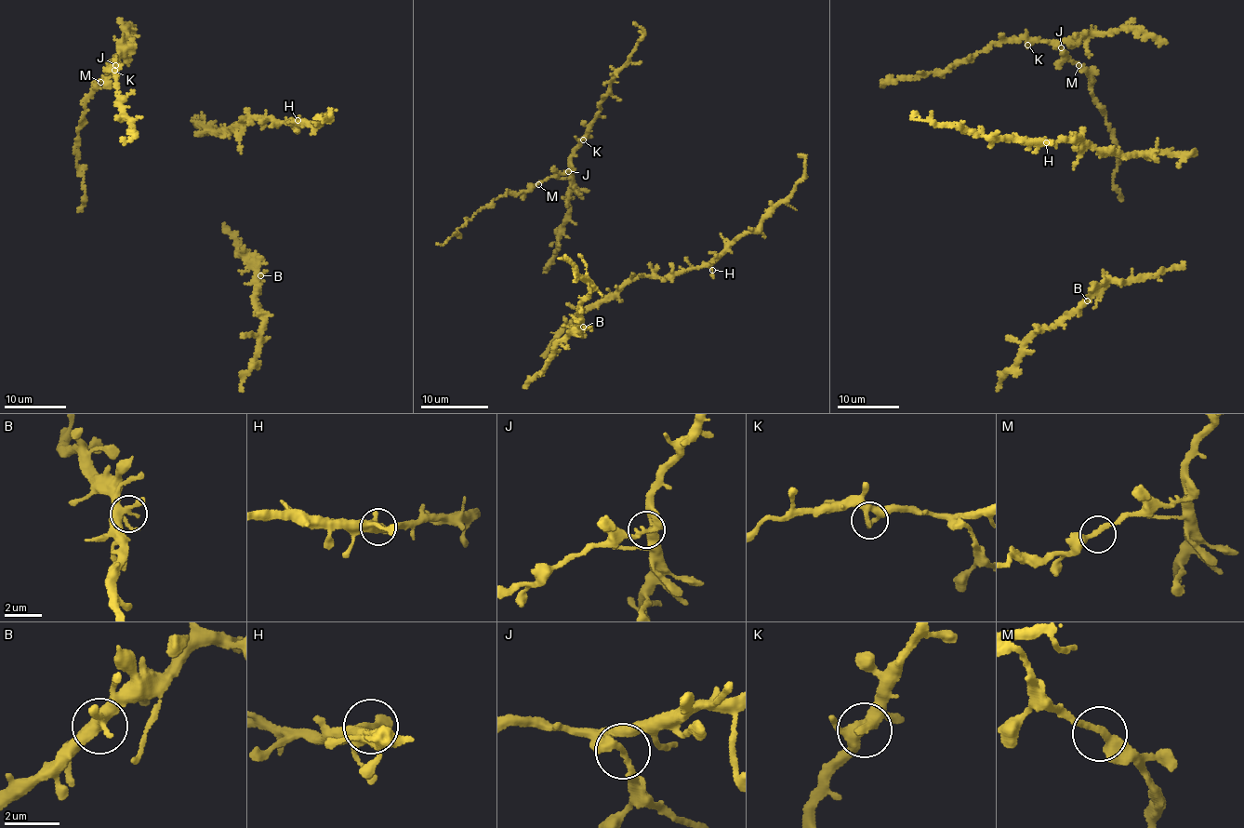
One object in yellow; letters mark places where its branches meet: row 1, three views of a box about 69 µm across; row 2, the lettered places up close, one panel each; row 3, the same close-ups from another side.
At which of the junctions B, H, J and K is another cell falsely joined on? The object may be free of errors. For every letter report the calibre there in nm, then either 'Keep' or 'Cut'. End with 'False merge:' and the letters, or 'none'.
B: Thickness 400 nm. Keep
H: Thickness 280 nm. Keep
J: Thickness 300 nm. Cut
K: Thickness 320 nm. Keep
False merge: J

